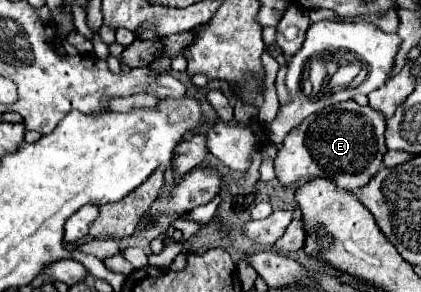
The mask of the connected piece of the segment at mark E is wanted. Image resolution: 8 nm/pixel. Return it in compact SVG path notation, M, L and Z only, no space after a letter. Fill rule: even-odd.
M342 101L326 107L322 113L306 117L294 127L278 151L274 161L276 175L282 185L312 177L328 177L346 191L356 191L368 183L382 165L384 145L384 119L372 107L360 107L354 101Z

